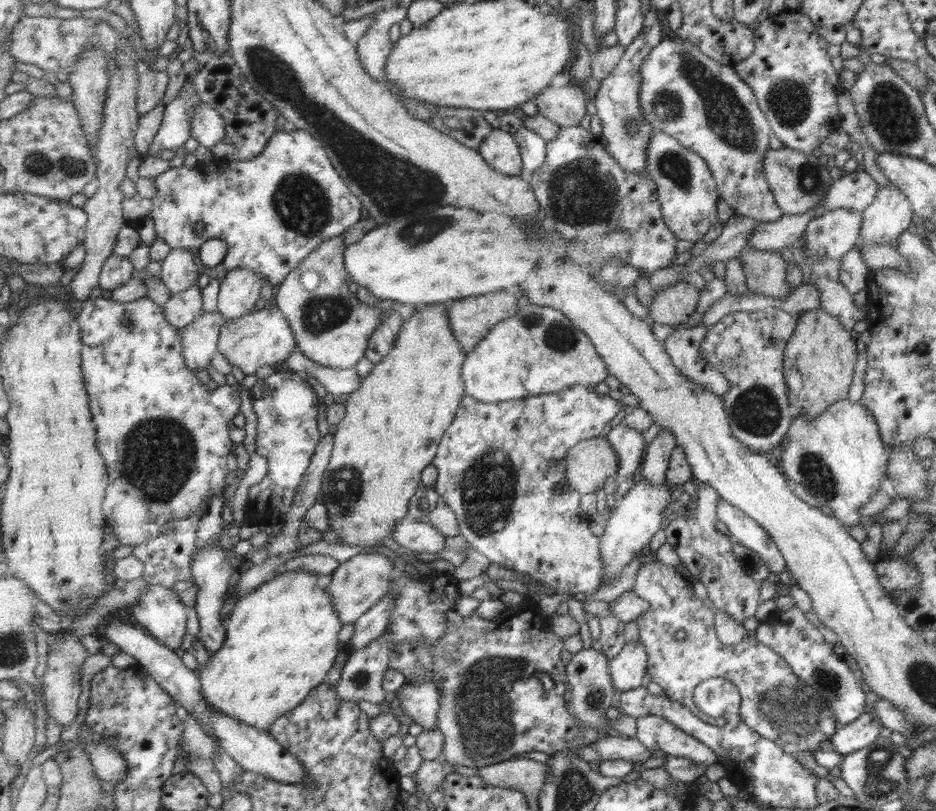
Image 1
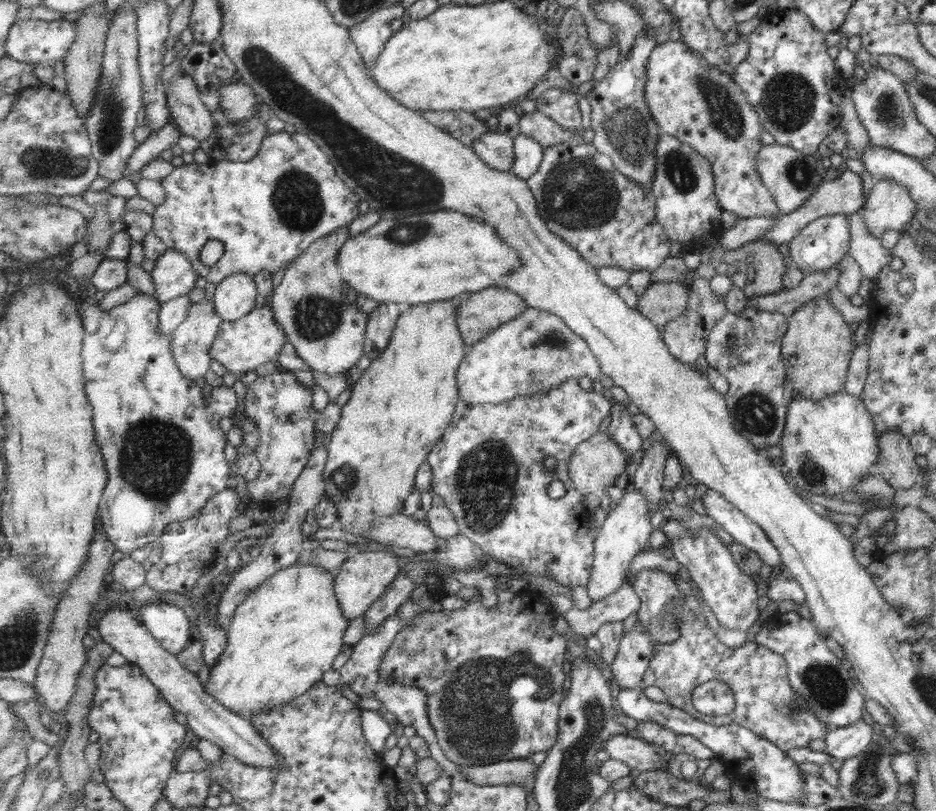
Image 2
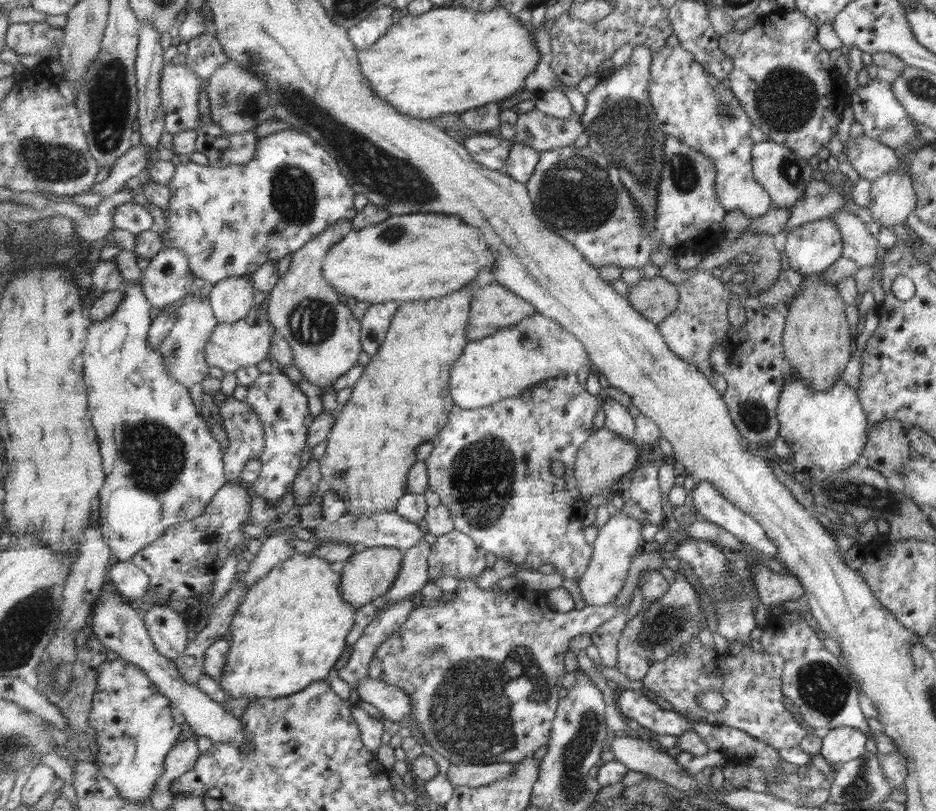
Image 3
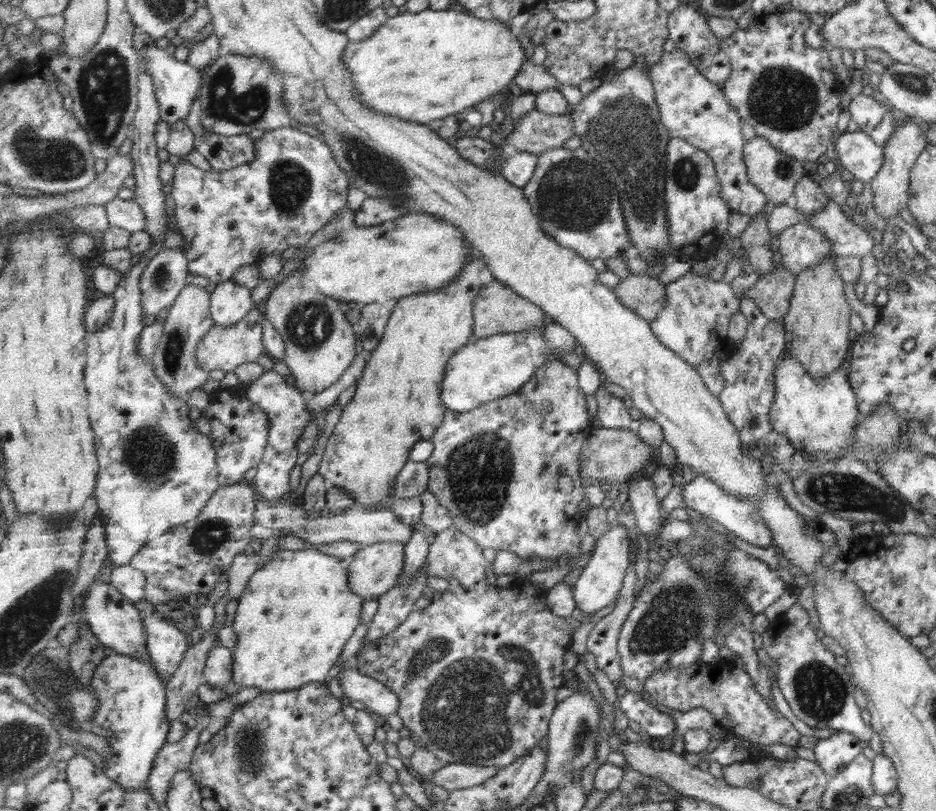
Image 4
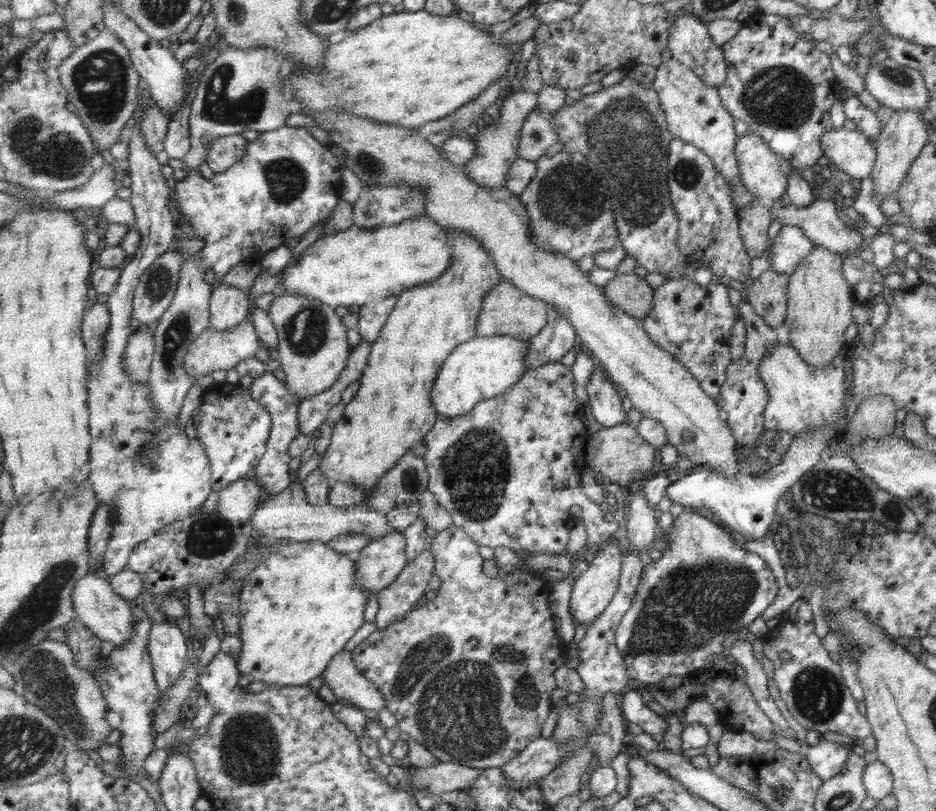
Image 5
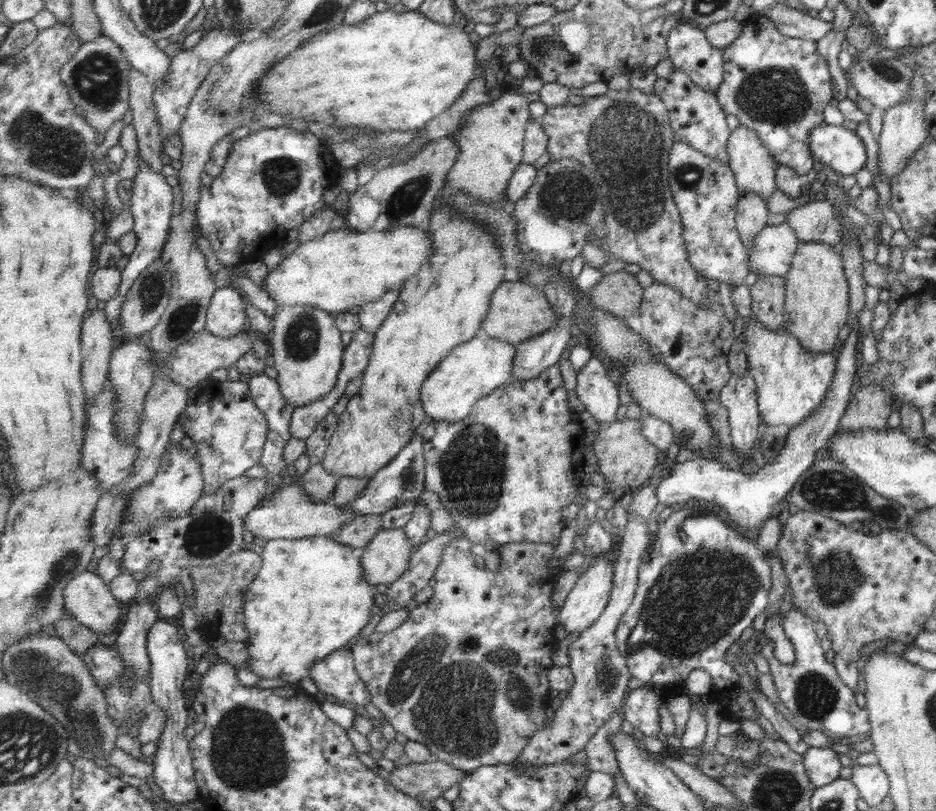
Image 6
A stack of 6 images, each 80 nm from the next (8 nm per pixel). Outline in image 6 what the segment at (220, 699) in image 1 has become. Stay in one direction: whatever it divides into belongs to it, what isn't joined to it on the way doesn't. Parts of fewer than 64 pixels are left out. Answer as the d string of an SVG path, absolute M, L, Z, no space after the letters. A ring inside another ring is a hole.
M321 535L296 539L275 539L263 542L262 569L246 592L244 613L246 614L247 630L250 634L250 640L247 643L250 659L246 662L251 667L251 672L263 679L281 679L297 685L301 678L310 676L310 670L314 669L314 666L319 661L323 660L325 656L329 656L331 652L345 647L355 634L361 632L371 622L373 608L375 608L375 587L367 582L366 570L363 568L362 559L356 554L354 548L337 542L332 536Z

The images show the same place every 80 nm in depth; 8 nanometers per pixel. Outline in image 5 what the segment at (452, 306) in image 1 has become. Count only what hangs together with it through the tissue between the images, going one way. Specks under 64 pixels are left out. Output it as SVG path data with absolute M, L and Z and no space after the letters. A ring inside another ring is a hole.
M502 280L494 286L486 298L479 313L477 337L509 336L521 341L529 341L542 333L547 327L549 308L545 302L533 298L519 290L512 282Z

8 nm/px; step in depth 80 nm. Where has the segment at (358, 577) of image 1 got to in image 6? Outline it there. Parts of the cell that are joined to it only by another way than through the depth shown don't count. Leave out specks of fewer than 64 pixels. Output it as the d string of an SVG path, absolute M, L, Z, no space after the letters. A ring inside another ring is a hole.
M382 528L362 552L367 582L391 585L406 573L415 549L405 529Z

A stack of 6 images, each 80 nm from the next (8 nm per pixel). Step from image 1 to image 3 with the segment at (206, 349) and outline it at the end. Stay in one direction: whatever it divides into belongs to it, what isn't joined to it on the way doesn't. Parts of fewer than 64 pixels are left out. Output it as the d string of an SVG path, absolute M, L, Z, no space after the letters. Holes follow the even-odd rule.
M189 294L180 304L177 310L177 324L175 328L169 332L169 336L161 344L160 350L163 359L165 359L165 367L167 371L175 377L181 384L187 388L201 384L207 376L209 376L209 362L205 357L205 345L211 339L211 336L219 323L219 319L215 317L210 298L201 298L195 294Z

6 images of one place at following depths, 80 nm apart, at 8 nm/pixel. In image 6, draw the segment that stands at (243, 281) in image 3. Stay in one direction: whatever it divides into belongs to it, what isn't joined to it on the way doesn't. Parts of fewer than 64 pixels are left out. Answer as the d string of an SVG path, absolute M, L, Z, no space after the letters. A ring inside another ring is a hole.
M221 285L213 295L206 330L221 338L234 338L248 328L248 298L237 287Z

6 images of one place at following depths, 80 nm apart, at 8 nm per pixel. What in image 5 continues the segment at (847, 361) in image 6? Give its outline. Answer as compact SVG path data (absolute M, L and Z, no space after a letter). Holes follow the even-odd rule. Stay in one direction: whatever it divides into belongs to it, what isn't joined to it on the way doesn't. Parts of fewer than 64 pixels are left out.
M829 428L809 430L801 436L795 436L780 463L756 477L743 473L728 479L716 473L709 465L694 465L688 475L680 477L667 487L666 496L686 509L709 508L725 525L742 534L746 540L761 540L770 531L769 524L773 522L777 500L804 472L820 461L819 452L831 442L831 438Z

